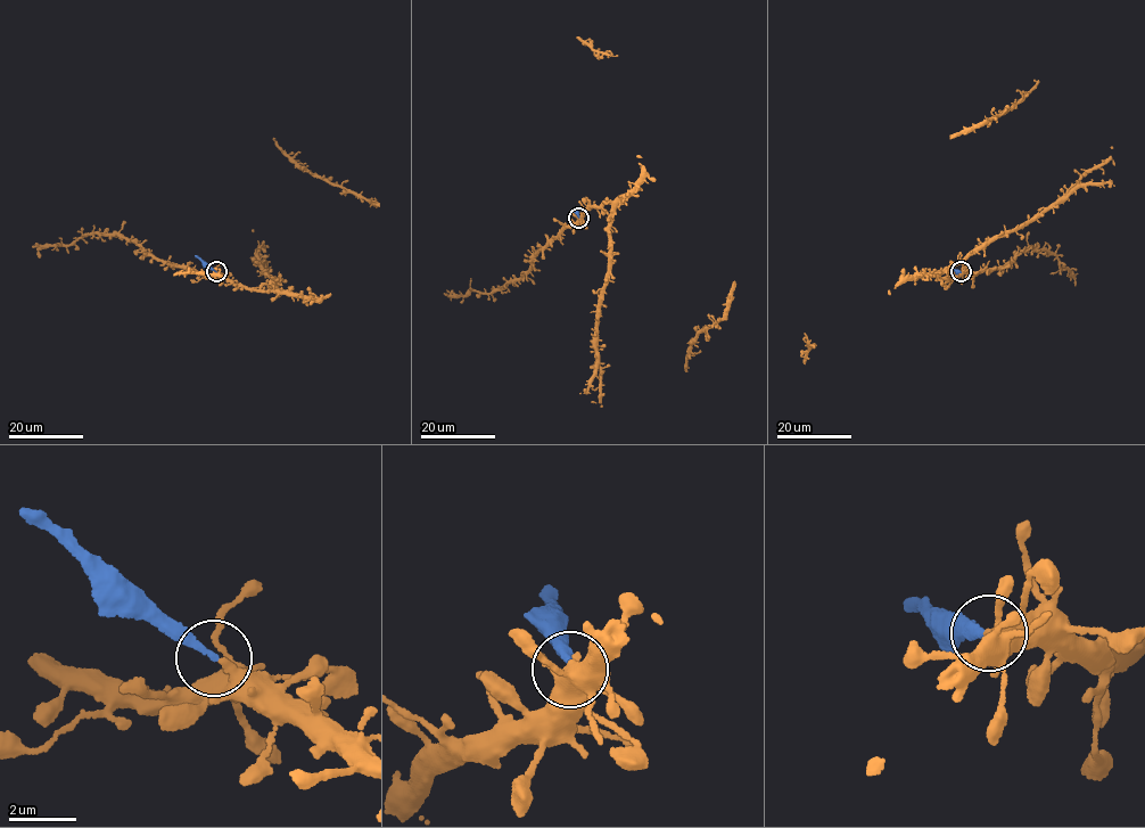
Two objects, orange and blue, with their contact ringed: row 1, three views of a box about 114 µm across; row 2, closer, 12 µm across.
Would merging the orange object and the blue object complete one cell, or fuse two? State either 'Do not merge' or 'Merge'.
Do not merge

